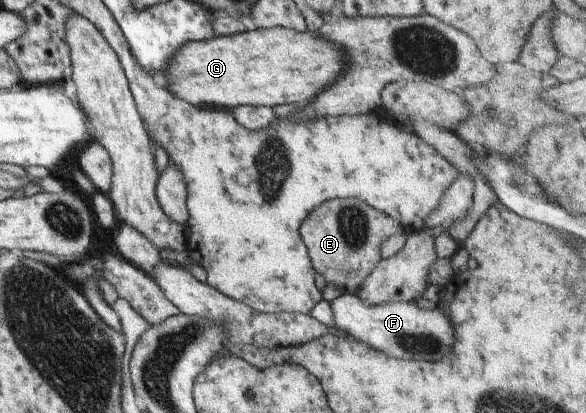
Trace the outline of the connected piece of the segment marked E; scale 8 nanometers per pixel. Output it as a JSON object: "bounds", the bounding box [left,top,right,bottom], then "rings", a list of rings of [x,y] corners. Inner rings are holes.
{"bounds":[300,198,403,294],"rings":[[[342,198],[342,200],[328,200],[322,206],[318,206],[304,222],[300,228],[302,241],[309,251],[309,256],[318,274],[326,279],[326,283],[332,287],[342,290],[342,294],[350,294],[356,291],[360,284],[374,271],[374,268],[383,260],[381,256],[382,244],[392,235],[403,232],[403,227],[394,221],[394,218],[366,206],[364,202],[356,198]]]}

